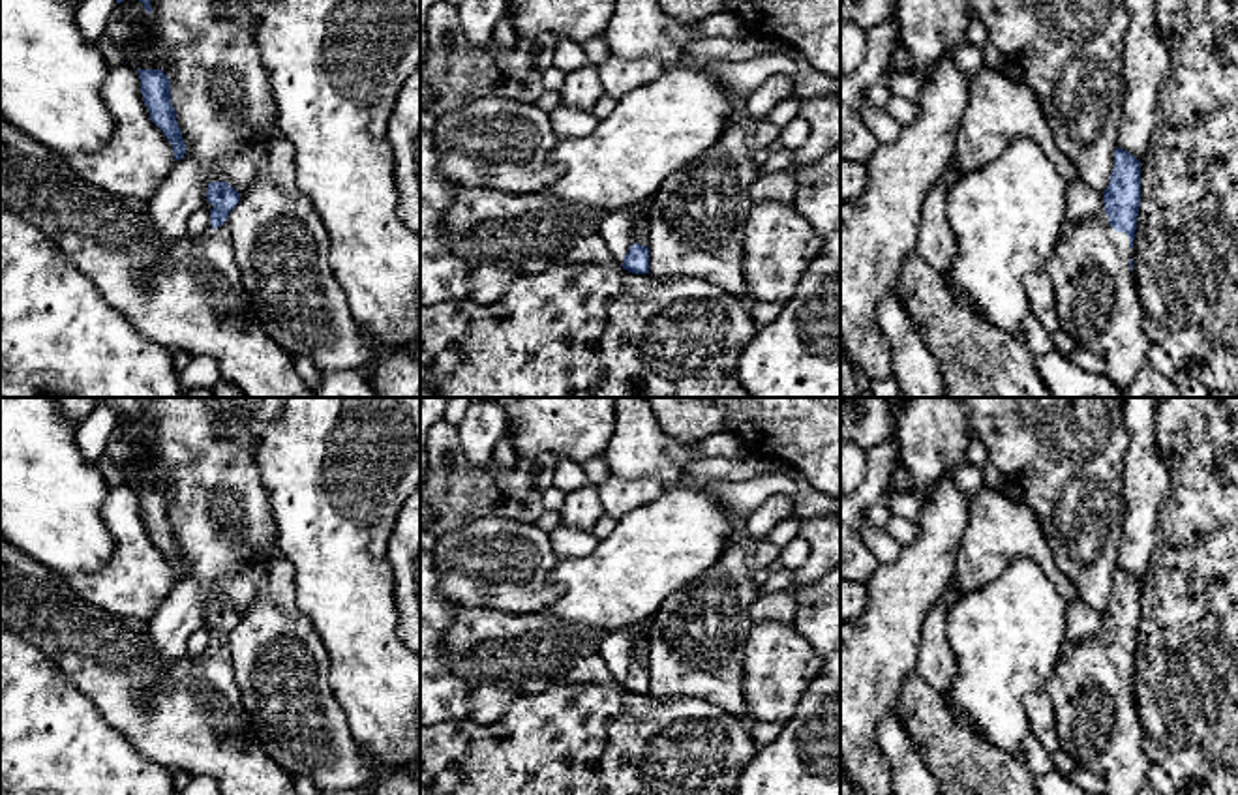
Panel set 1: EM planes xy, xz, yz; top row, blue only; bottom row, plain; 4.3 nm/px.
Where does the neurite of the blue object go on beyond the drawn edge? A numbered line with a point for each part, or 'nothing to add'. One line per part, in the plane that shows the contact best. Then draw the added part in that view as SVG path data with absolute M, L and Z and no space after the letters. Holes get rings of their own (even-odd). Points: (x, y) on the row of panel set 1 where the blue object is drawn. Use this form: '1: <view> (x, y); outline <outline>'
1: yz (1096, 295); outline M1103 212L1094 221L1069 225L1043 268L1054 283L1060 328L1069 334L1079 347L1088 349L1103 360L1105 377L1118 390L1129 386L1152 347L1144 332L1144 311L1129 259L1129 236L1114 231L1109 216Z

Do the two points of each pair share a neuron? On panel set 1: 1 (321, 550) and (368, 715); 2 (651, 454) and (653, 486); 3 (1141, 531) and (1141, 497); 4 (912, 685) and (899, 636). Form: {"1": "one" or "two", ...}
{"1": "one", "2": "two", "3": "one", "4": "two"}

